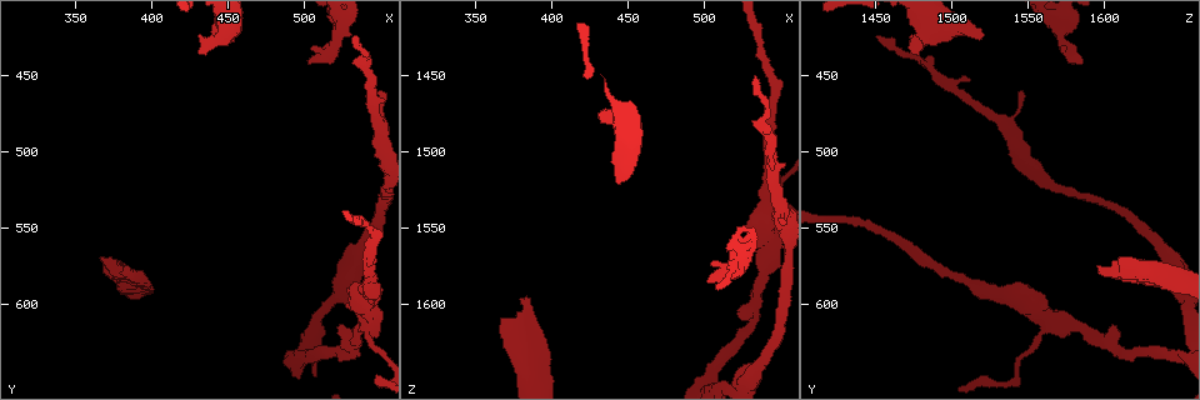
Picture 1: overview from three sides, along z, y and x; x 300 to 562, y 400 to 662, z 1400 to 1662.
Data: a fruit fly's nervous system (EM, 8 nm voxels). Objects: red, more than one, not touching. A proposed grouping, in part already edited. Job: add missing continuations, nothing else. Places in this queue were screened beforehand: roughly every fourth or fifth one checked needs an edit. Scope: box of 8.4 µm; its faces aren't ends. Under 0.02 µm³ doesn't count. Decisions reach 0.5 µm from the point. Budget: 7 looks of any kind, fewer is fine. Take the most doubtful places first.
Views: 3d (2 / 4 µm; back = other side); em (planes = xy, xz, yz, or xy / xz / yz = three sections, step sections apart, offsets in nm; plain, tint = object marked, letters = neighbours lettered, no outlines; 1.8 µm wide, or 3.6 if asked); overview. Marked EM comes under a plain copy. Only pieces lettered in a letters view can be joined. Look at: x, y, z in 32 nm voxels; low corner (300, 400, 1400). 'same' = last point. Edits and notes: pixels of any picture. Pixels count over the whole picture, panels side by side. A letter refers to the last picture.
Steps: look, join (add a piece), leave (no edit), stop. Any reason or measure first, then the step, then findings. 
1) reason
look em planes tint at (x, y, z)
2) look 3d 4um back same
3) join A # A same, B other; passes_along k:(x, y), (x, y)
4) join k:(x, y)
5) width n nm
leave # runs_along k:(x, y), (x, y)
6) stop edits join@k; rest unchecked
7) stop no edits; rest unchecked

free end
look 3d 2um at (502, 442, 1584)

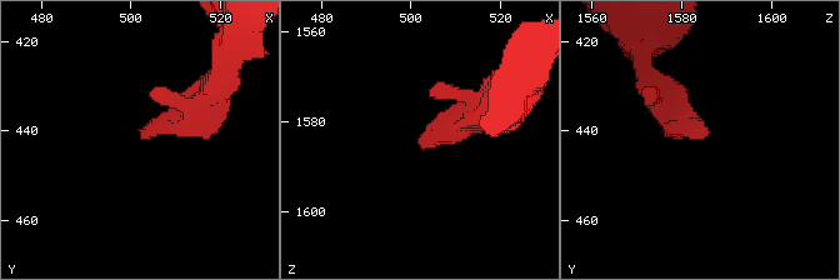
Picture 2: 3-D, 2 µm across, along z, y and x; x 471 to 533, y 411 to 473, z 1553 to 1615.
now the EM
look em planes letters at (502, 442, 1584)

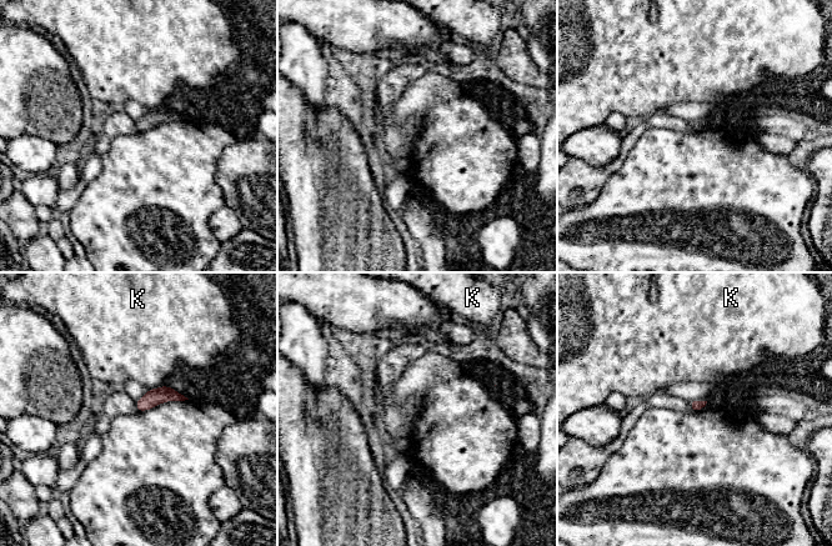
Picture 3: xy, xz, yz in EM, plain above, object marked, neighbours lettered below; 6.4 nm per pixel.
longest_contact K 110 nm
leave # K other; border 3:(161, 385), (146, 390); no lettered piece goes on from it

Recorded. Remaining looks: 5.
branch stops here
look 3d 2um back at (430, 434, 1476)

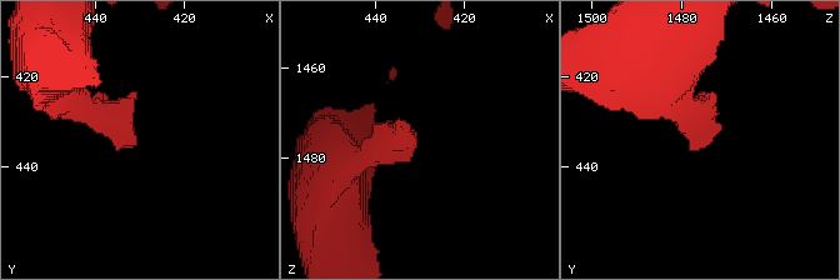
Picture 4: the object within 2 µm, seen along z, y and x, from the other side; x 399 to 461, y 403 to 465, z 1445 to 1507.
need the tissue
look em xz step 16 letters at (431, 435, 1476)

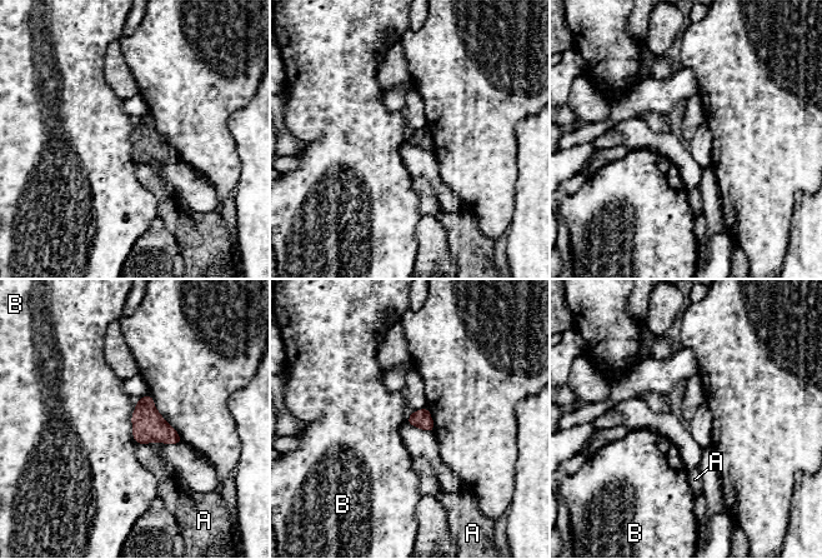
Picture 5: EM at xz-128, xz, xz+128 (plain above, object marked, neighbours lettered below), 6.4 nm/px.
longest_contact B 280 nm
leave # A other, B other; no lettered piece goes on from it

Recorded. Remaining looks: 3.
calibre changes
look 3d 2um at (378, 580, 1612)

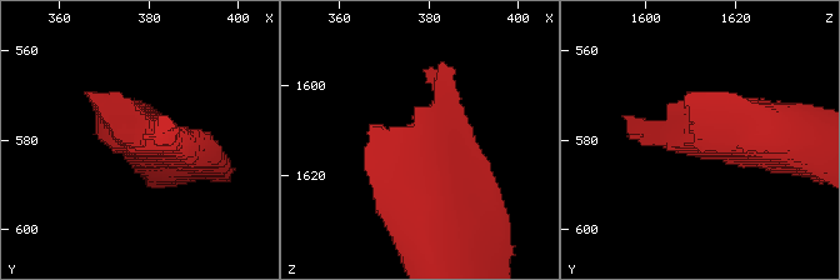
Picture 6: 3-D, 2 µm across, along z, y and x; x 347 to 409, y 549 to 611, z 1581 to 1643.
look em 3.6um planes letters at (378, 579, 1612)

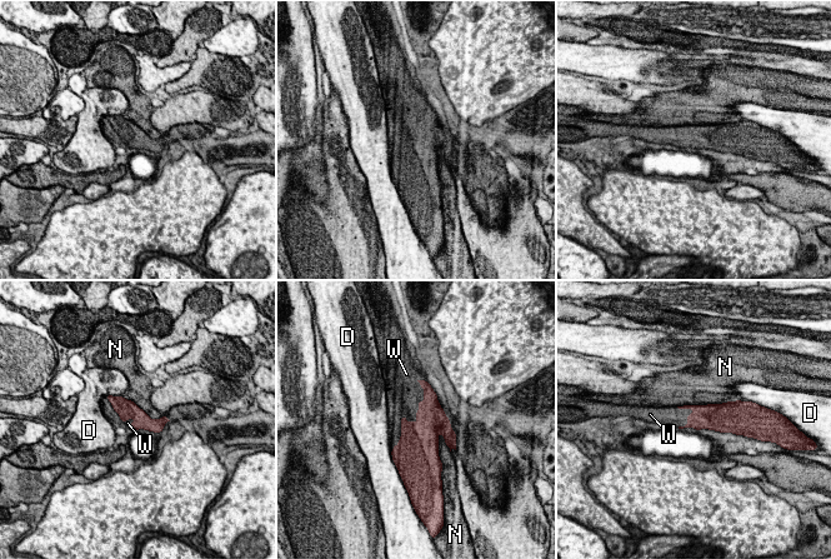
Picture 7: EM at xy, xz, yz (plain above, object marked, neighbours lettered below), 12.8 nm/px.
join W # D other, N other, W same; it goes on there

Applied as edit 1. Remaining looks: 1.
stop edits join@7; rest unchecked

